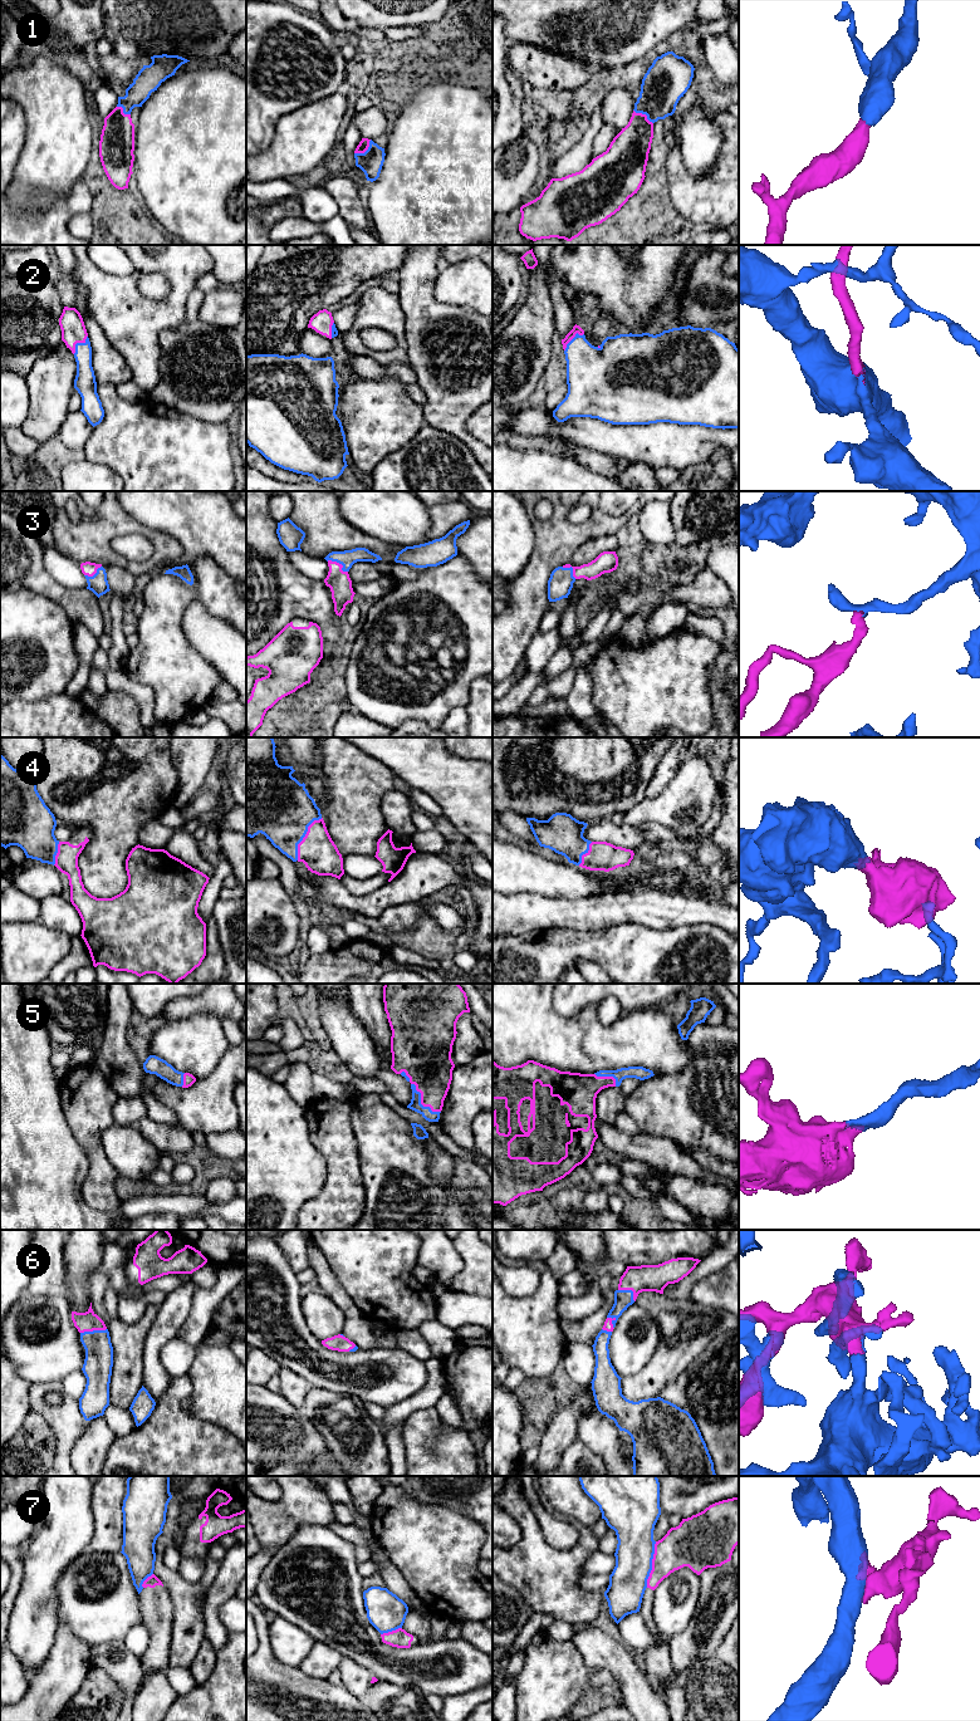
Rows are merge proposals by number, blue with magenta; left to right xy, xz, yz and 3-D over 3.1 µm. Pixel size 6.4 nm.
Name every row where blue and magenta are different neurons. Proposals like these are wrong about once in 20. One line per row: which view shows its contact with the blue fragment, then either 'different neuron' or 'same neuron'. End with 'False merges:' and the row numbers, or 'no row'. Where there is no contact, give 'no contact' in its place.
1: meets blue in xz; same neuron
2: meets blue in xy; same neuron
3: meets blue in xz; same neuron
4: meets blue in xz; same neuron
5: meets blue in xz; same neuron
6: meets blue in xy; same neuron
7: meets blue in yz; different neuron
False merges: 7

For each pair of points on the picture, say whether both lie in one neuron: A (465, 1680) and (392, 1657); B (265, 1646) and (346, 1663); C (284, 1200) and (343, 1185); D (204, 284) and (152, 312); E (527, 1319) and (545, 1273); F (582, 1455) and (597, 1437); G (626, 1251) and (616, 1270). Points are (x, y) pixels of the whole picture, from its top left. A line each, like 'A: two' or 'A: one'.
A: one
B: two
C: two
D: two
E: one
F: two
G: two

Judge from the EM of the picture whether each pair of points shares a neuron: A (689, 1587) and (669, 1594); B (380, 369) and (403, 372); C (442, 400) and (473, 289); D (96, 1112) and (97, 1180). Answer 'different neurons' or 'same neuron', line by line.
A: same neuron
B: same neuron
C: different neurons
D: same neuron

